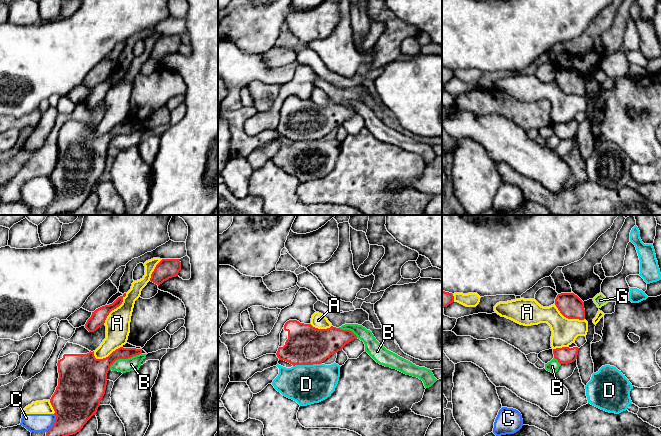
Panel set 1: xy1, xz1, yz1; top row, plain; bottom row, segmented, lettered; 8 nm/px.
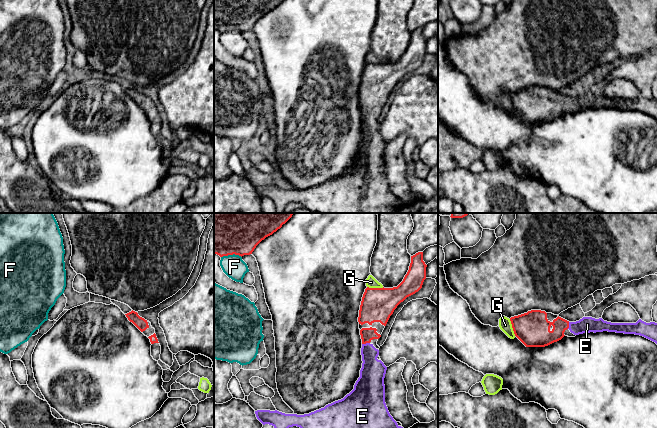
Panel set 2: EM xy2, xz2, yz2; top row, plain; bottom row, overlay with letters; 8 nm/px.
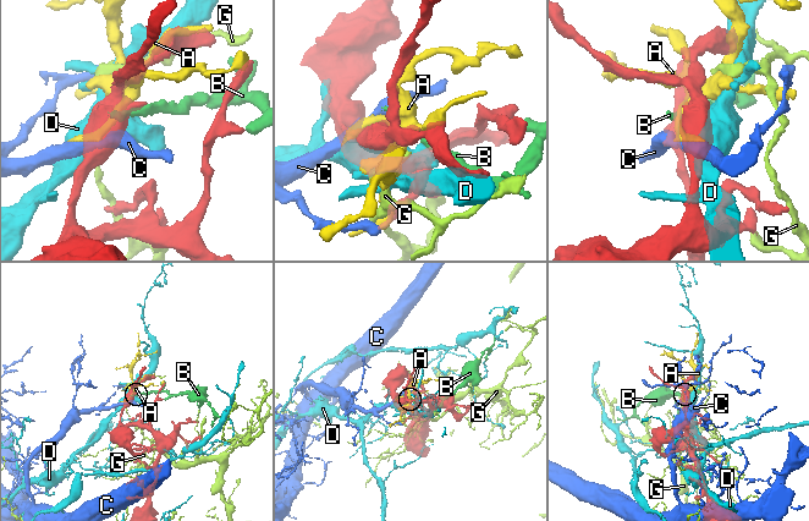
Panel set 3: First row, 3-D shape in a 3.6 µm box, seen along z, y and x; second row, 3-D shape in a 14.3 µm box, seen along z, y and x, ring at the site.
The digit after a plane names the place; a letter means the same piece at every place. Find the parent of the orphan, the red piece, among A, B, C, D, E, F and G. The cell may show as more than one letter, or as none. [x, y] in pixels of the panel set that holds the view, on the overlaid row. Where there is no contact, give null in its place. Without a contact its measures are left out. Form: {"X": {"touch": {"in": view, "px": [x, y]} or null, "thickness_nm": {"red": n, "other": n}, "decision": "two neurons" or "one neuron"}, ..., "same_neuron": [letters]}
{"A": {"touch": {"in": "xy1", "px": [115, 308]}, "thickness_nm": {"red": 120, "other": 200}, "decision": "two neurons"}, "B": {"touch": {"in": "xy1", "px": [124, 358]}, "thickness_nm": {"red": 180, "other": 110}, "decision": "two neurons"}, "C": {"touch": {"in": "xy1", "px": [54, 423]}, "thickness_nm": {"red": 360, "other": 140}, "decision": "two neurons"}, "D": {"touch": {"in": "xz1", "px": [307, 364]}, "thickness_nm": {"red": 320, "other": 320}, "decision": "two neurons"}, "E": {"touch": {"in": "xz2", "px": [365, 343]}, "thickness_nm": {"red": 110, "other": 200}, "decision": "one neuron"}, "F": {"touch": {"in": "xz2", "px": [231, 254]}, "thickness_nm": {"red": 500, "other": 180}, "decision": "two neurons"}, "G": {"touch": {"in": "yz2", "px": [512, 327]}, "thickness_nm": {"red": 280, "other": 100}, "decision": "two neurons"}, "same_neuron": ["E"]}

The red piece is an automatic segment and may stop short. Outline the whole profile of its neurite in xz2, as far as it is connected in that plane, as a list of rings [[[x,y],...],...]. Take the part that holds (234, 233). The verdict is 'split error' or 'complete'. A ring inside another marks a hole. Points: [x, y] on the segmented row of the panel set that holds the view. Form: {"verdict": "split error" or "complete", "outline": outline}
{"verdict": "complete", "outline": [[[214,213],[214,254],[250,255],[266,237],[282,227],[293,213]]]}

